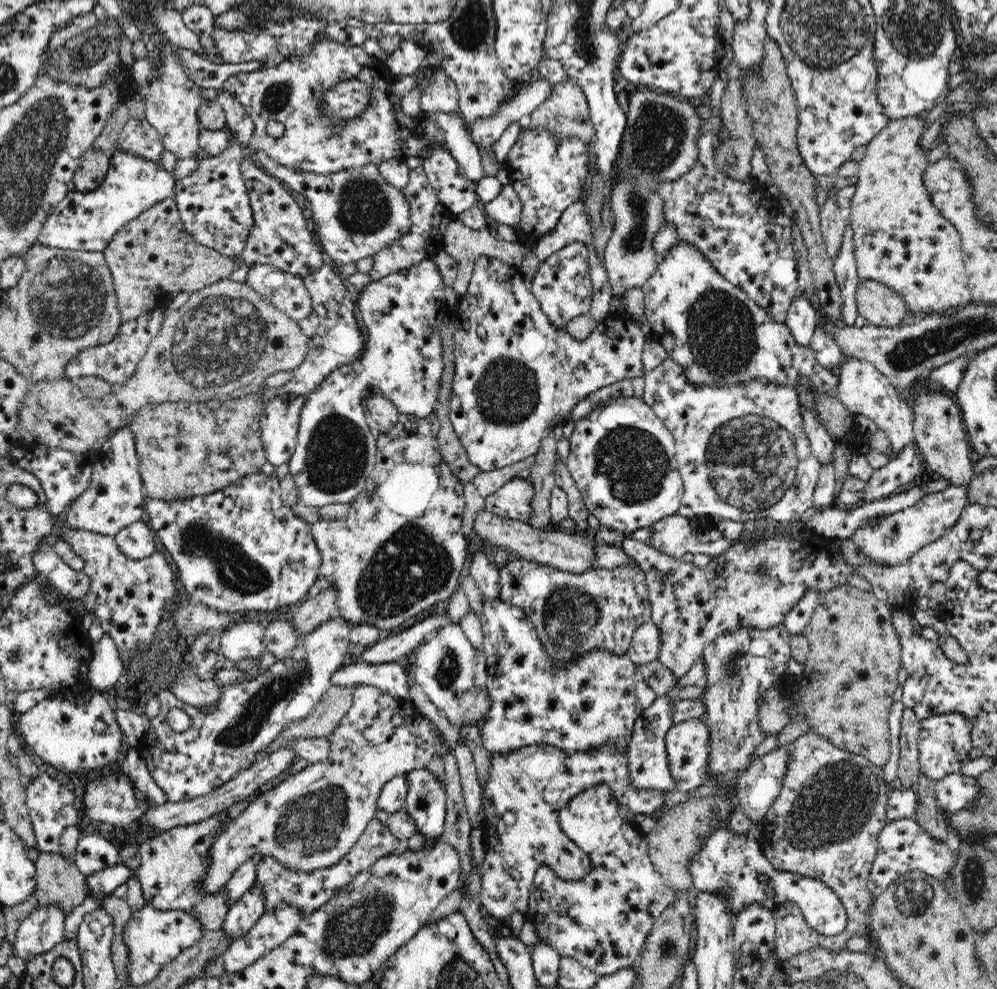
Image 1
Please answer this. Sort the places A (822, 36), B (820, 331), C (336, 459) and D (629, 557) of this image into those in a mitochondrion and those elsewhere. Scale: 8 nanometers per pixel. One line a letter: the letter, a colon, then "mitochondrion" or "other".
A: mitochondrion
B: other
C: mitochondrion
D: other

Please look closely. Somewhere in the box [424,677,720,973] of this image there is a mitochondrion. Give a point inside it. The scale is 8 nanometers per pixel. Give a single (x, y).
(668, 945)

